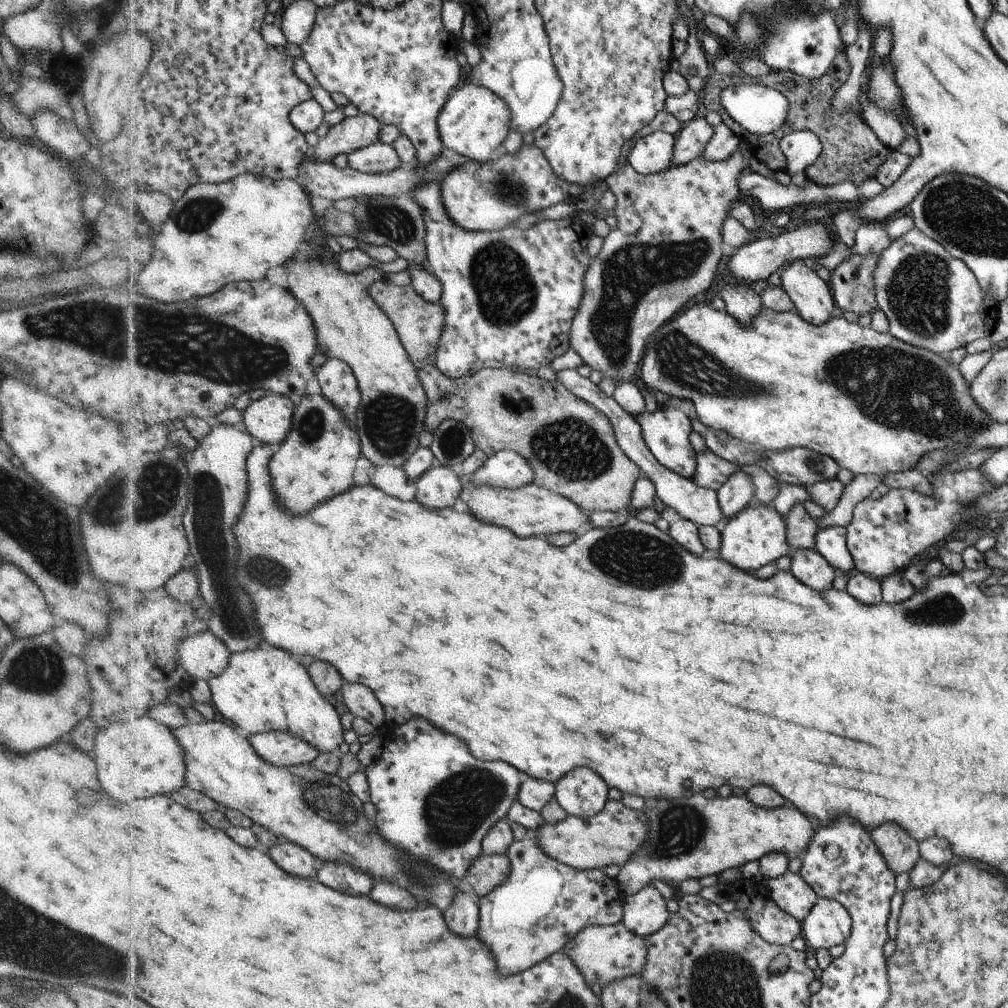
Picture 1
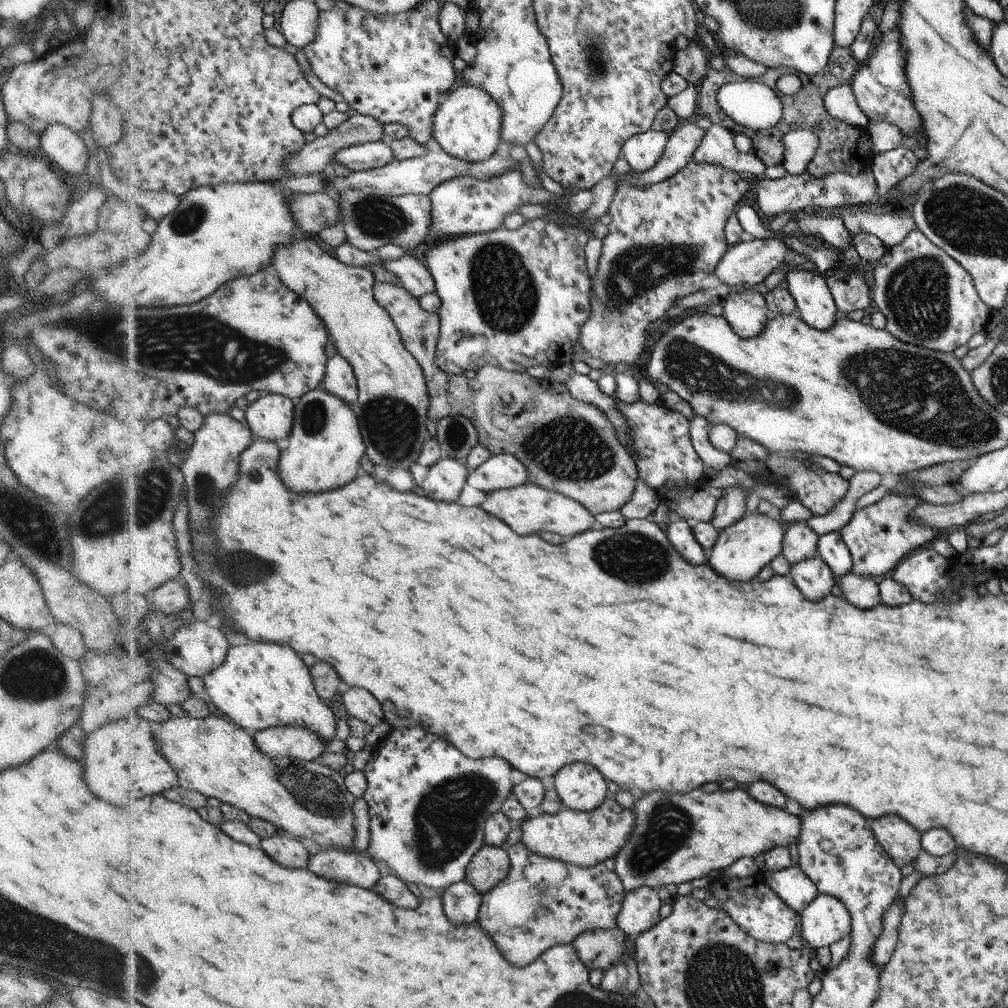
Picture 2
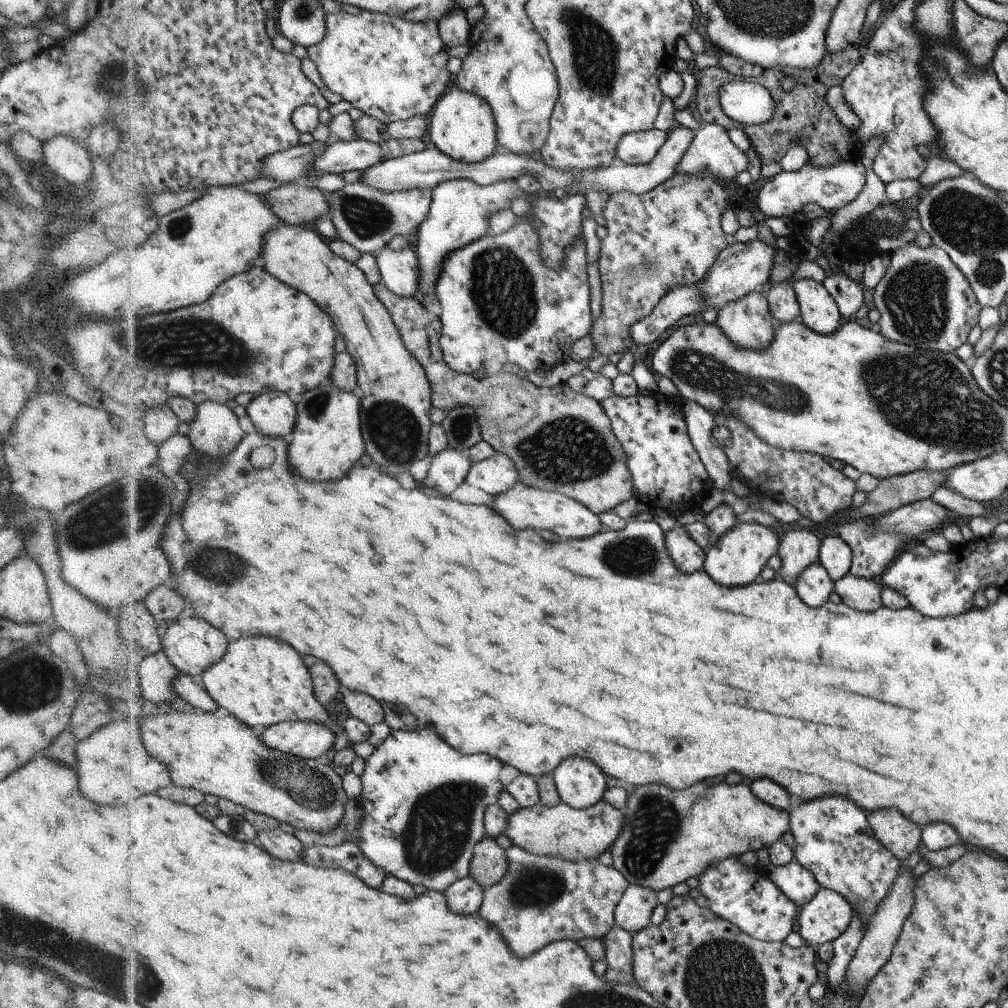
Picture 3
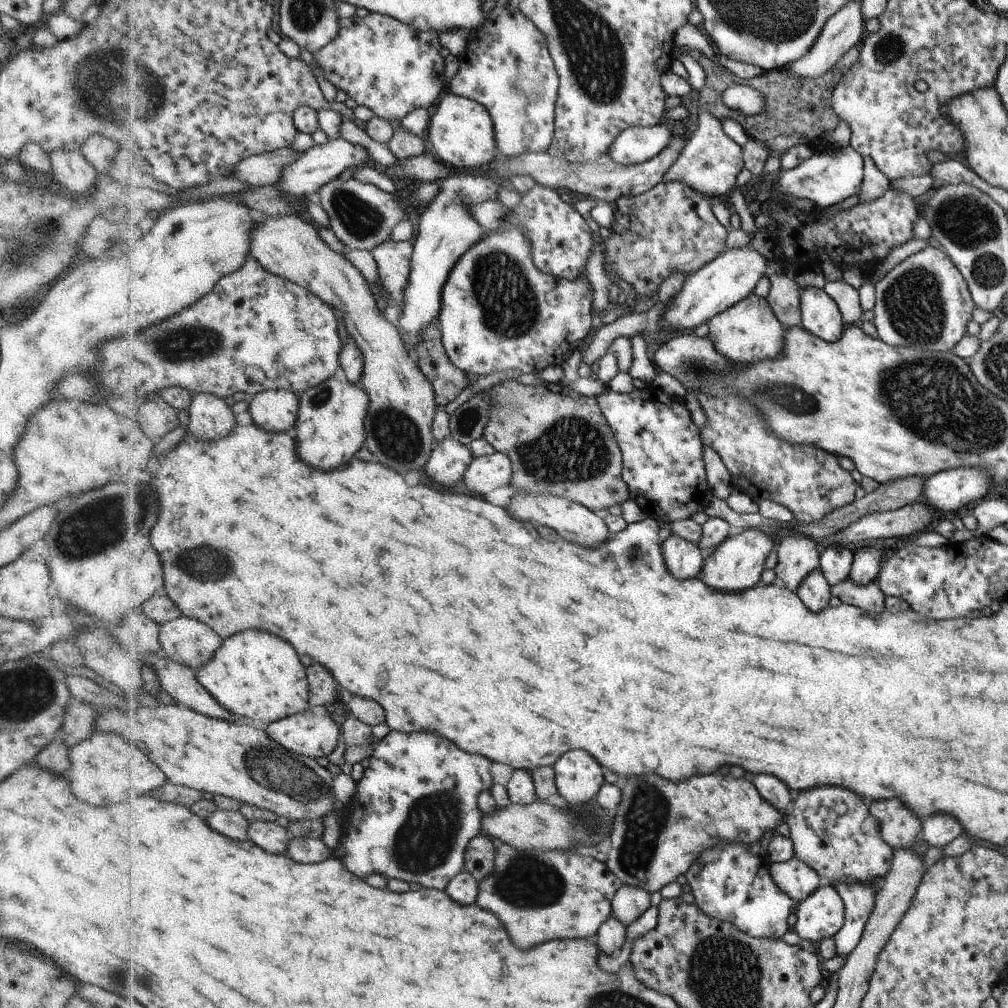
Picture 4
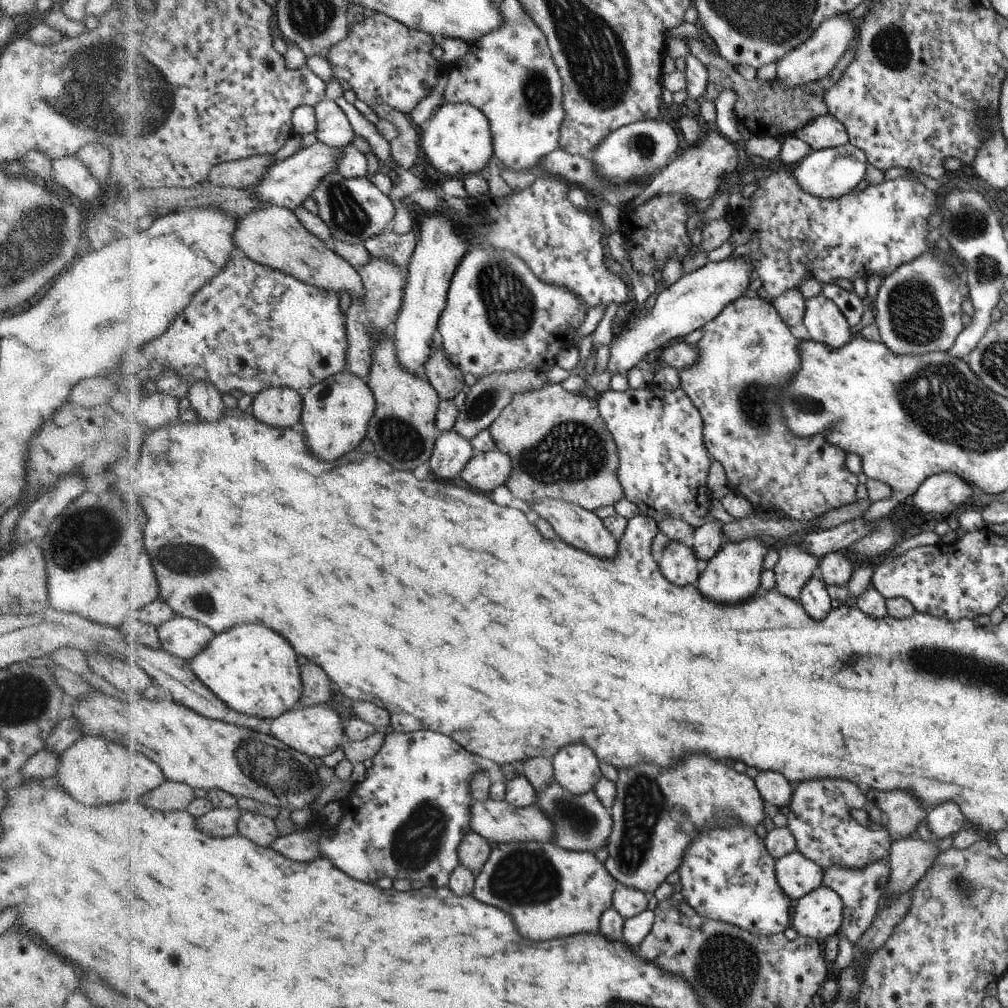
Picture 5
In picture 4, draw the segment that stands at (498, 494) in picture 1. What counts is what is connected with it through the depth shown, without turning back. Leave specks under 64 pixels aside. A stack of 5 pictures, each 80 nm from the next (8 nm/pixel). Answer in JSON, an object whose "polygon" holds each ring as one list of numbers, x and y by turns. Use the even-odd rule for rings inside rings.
{"polygon":[[518,494,512,496,512,500,506,508,510,508,510,512,514,512,516,520,530,520,536,524,544,524,555,530,566,540,582,544,582,546,600,546,606,544,609,528,605,524,604,517,601,513,596,513,585,505,578,504,576,501,567,500,565,497,554,496,554,494]]}

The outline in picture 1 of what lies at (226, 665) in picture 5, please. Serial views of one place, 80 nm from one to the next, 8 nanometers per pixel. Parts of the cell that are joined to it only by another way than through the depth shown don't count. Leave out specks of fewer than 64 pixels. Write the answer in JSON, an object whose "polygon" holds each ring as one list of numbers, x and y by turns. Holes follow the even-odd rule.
{"polygon":[[266,644,255,651,233,653,228,670,219,677,209,680,212,690,212,704,219,716,232,721,242,732,249,736,267,732,287,732,307,740,321,753,339,753,346,742,346,728,336,706,322,694,310,674,309,667,304,666,299,658,286,649]]}

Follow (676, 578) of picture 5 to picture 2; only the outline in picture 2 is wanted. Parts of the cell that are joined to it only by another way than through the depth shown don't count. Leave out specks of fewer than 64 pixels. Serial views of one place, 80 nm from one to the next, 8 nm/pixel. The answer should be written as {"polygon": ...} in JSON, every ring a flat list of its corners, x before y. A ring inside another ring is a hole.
{"polygon":[[681,519,668,524,666,533,673,547,683,557,694,565,708,562,708,553,704,546,697,540,696,534,689,521]]}

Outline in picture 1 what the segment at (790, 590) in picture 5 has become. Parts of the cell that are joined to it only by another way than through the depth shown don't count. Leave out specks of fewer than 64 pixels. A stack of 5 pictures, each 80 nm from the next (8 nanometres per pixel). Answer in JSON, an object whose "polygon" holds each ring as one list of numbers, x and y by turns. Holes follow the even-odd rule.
{"polygon":[[795,503,786,517,789,524,789,544,795,549,814,549,820,524,804,509,803,503]]}

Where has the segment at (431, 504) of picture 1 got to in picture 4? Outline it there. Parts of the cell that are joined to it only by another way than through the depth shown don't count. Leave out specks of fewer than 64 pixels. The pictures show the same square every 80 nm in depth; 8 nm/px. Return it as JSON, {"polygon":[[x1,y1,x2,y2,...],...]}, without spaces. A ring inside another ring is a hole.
{"polygon":[[451,437,444,438,433,448,425,472,434,484,450,488,464,478,473,458,469,446,464,446]]}

